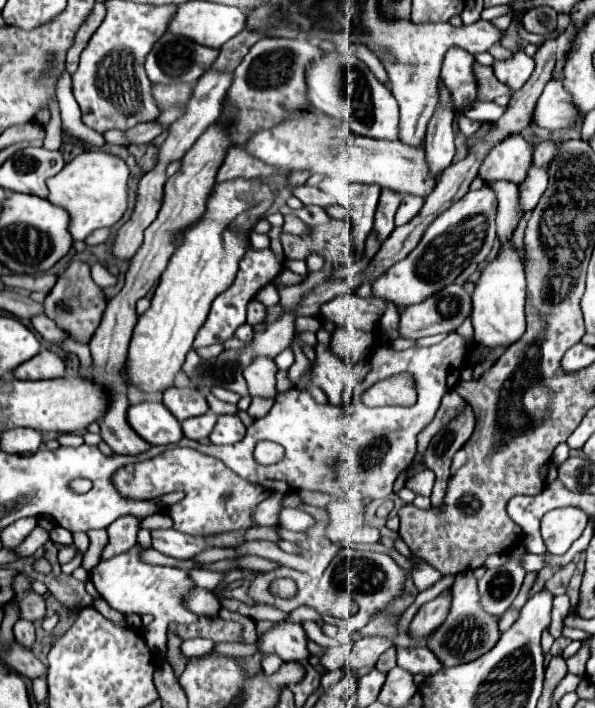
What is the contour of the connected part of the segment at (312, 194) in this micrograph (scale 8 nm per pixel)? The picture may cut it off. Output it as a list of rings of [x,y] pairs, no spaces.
[[[310,185],[296,187],[294,195],[296,195],[304,205],[320,205],[320,207],[332,205],[332,197],[326,195],[326,193],[322,193],[318,187],[310,187]]]

